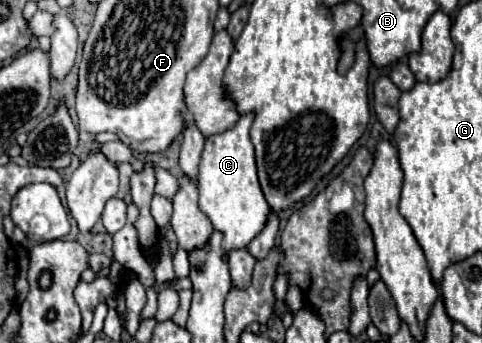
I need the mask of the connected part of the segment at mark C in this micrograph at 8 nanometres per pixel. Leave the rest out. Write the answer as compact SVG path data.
M253 113L243 115L233 129L209 137L199 163L199 209L209 217L213 227L223 233L223 251L245 249L251 239L263 231L271 213L257 181L255 149L249 137L251 123Z

